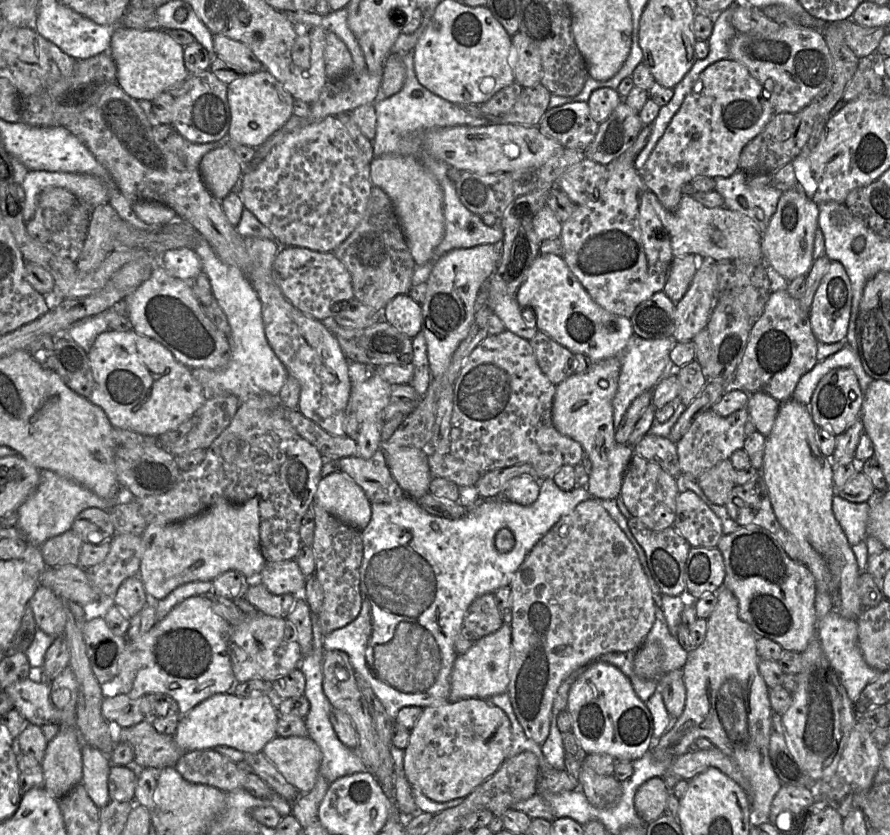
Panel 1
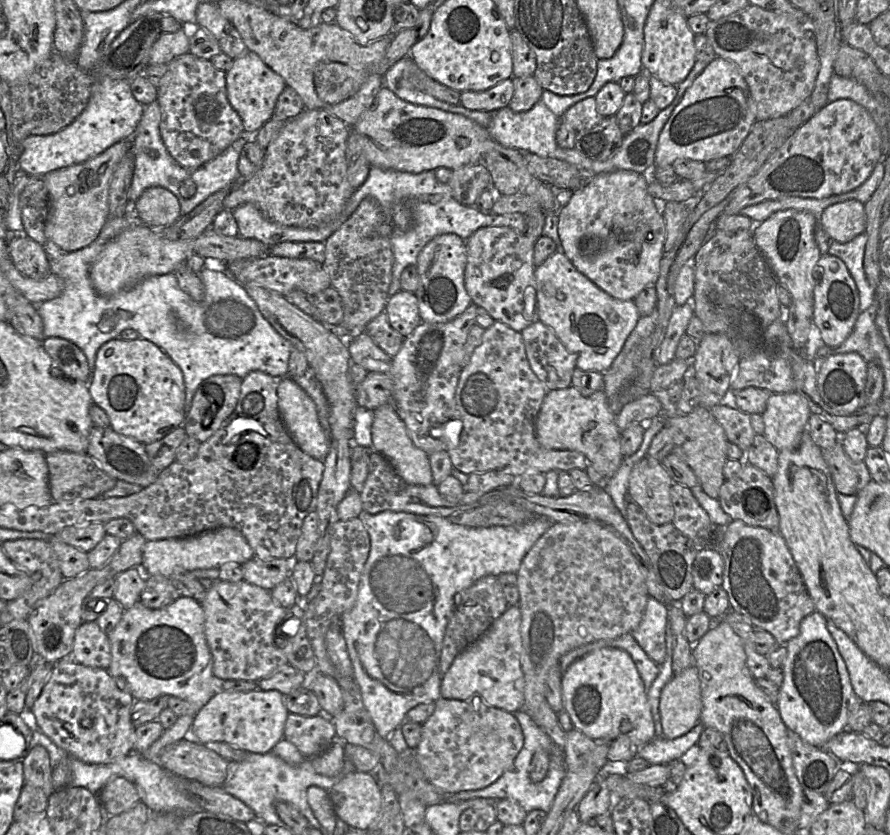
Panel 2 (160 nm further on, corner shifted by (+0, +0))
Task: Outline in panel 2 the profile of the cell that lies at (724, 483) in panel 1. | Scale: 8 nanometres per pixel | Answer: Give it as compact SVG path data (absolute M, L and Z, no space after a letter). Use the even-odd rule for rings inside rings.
M697 407L690 414L678 413L665 417L666 427L671 428L674 435L672 453L680 456L693 470L702 490L711 498L718 499L719 491L725 482L723 469L727 457L727 437L724 428L705 407Z

